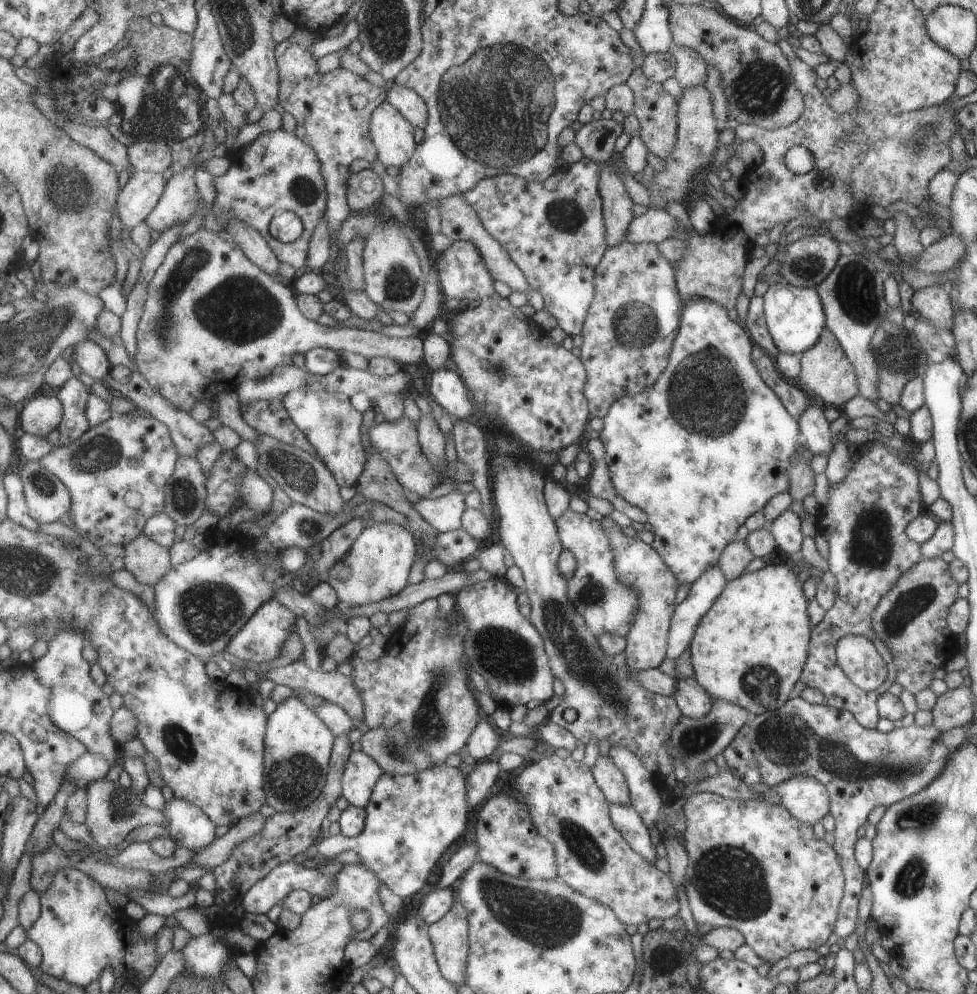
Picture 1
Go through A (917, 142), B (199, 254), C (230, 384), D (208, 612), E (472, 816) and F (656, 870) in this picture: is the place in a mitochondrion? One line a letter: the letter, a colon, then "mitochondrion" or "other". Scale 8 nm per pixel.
A: mitochondrion
B: mitochondrion
C: other
D: mitochondrion
E: other
F: other

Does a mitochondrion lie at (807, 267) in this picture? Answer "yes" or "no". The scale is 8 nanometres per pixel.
yes

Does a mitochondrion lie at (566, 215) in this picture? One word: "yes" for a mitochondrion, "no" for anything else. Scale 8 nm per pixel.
yes

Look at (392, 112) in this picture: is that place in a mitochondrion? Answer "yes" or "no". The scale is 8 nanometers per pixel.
no

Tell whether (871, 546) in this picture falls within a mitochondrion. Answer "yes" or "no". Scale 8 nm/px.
yes

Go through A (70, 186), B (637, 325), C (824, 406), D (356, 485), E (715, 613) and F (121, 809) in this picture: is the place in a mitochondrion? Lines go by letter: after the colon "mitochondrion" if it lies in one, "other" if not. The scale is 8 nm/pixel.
A: mitochondrion
B: mitochondrion
C: other
D: other
E: other
F: mitochondrion

